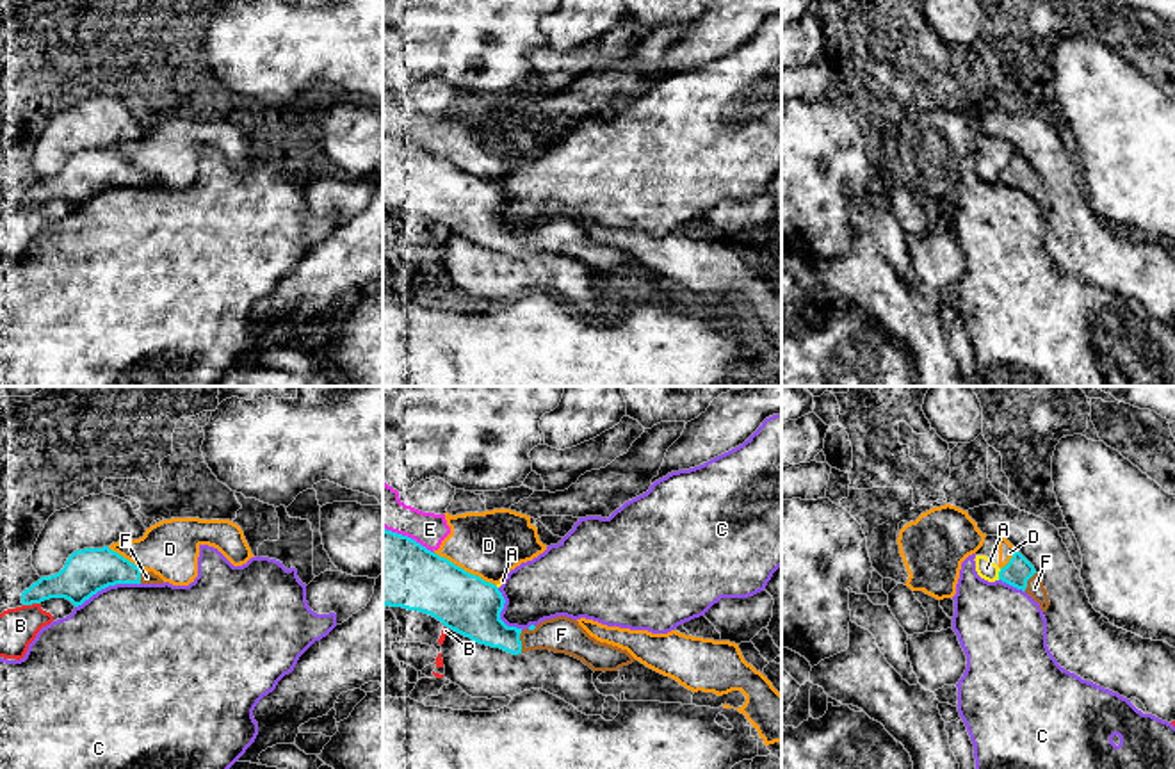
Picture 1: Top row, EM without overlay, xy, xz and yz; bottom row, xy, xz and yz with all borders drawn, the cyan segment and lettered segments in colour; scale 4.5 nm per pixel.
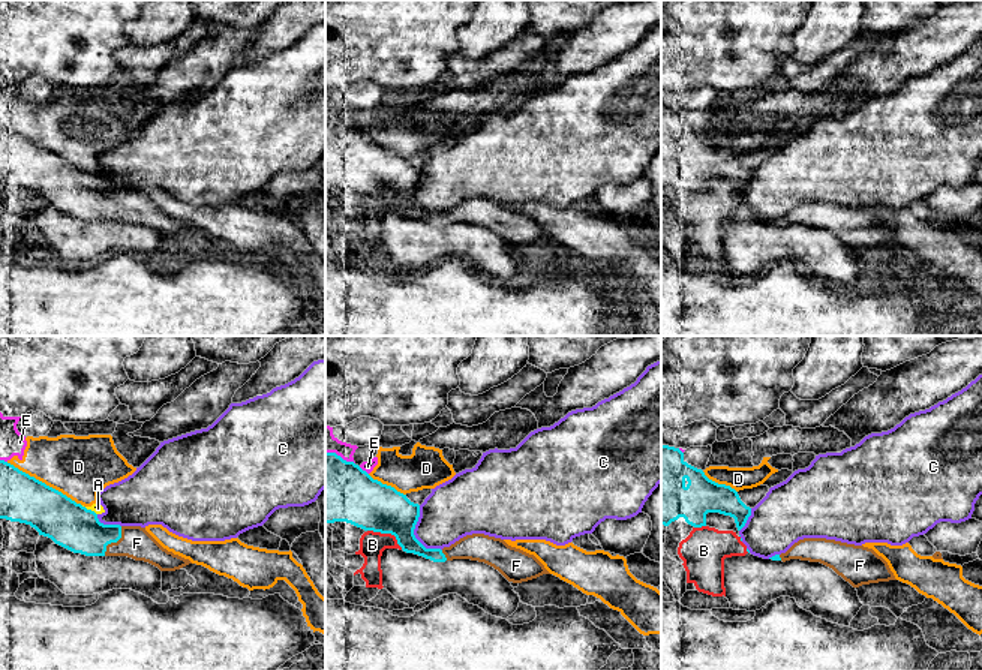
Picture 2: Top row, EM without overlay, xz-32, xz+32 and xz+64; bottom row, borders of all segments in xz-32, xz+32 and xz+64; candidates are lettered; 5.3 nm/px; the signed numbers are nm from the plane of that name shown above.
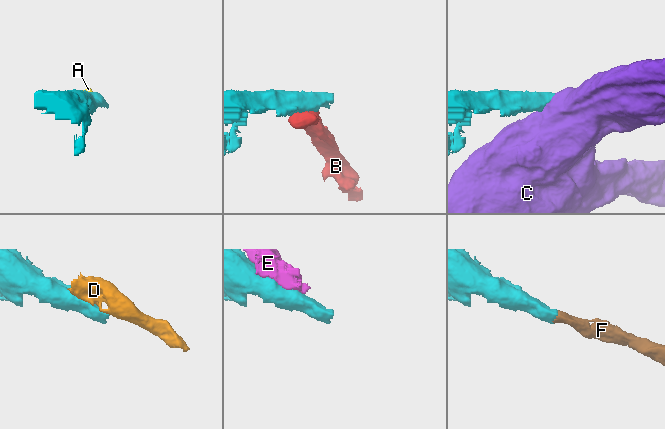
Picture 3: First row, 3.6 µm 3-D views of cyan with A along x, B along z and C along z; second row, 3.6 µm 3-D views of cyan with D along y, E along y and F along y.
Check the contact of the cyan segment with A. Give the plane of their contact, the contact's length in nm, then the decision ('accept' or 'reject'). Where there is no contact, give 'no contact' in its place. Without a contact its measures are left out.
meets cyan in yz; contact 60 nm long; reject

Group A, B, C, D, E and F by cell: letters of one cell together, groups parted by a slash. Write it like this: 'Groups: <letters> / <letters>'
Groups: A D E / B / C / F

